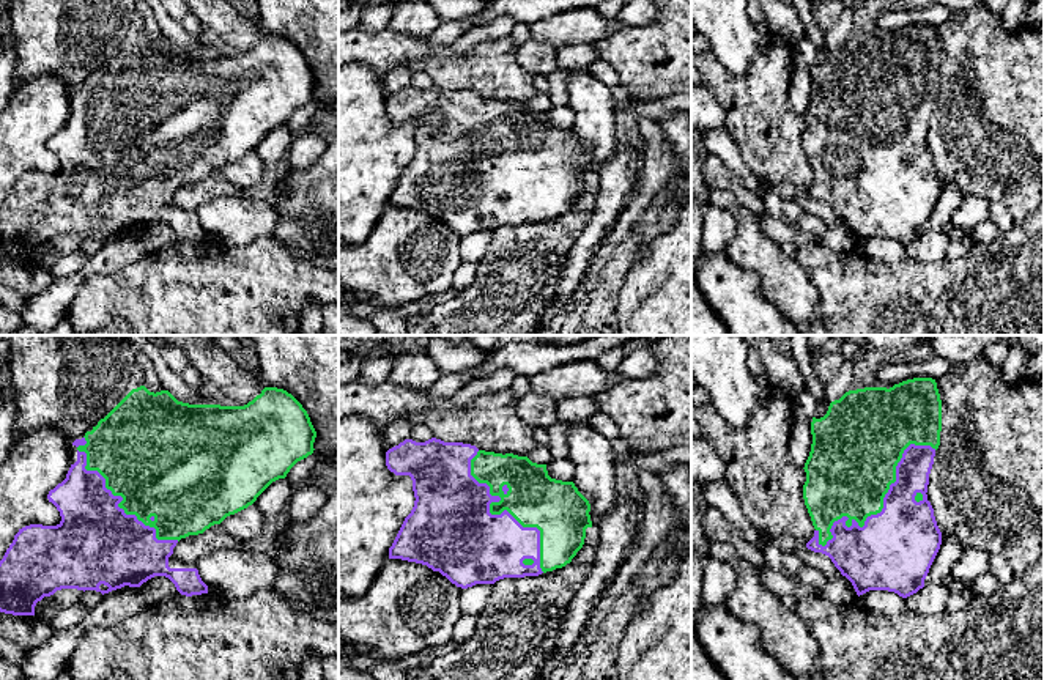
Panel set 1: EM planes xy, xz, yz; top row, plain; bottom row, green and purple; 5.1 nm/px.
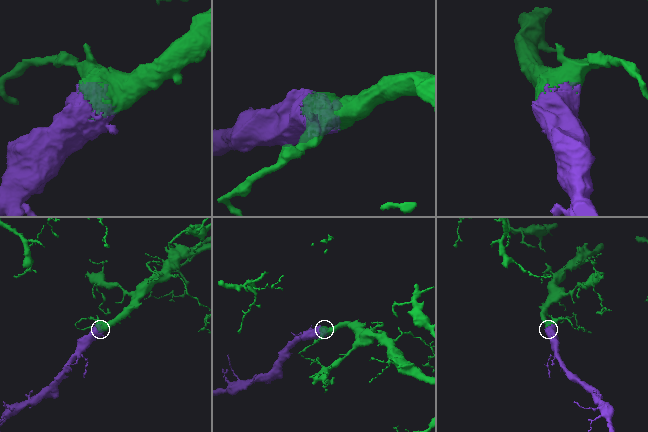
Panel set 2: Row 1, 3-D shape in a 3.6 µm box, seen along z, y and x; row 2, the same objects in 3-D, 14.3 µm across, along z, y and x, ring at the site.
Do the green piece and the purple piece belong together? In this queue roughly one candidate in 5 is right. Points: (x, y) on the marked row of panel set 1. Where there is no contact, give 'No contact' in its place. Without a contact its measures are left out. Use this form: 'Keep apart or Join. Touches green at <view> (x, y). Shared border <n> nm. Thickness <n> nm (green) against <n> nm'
Join. Touches green at yz (882, 504). Shared border 800 nm. Thickness 440 nm (green) against 400 nm

